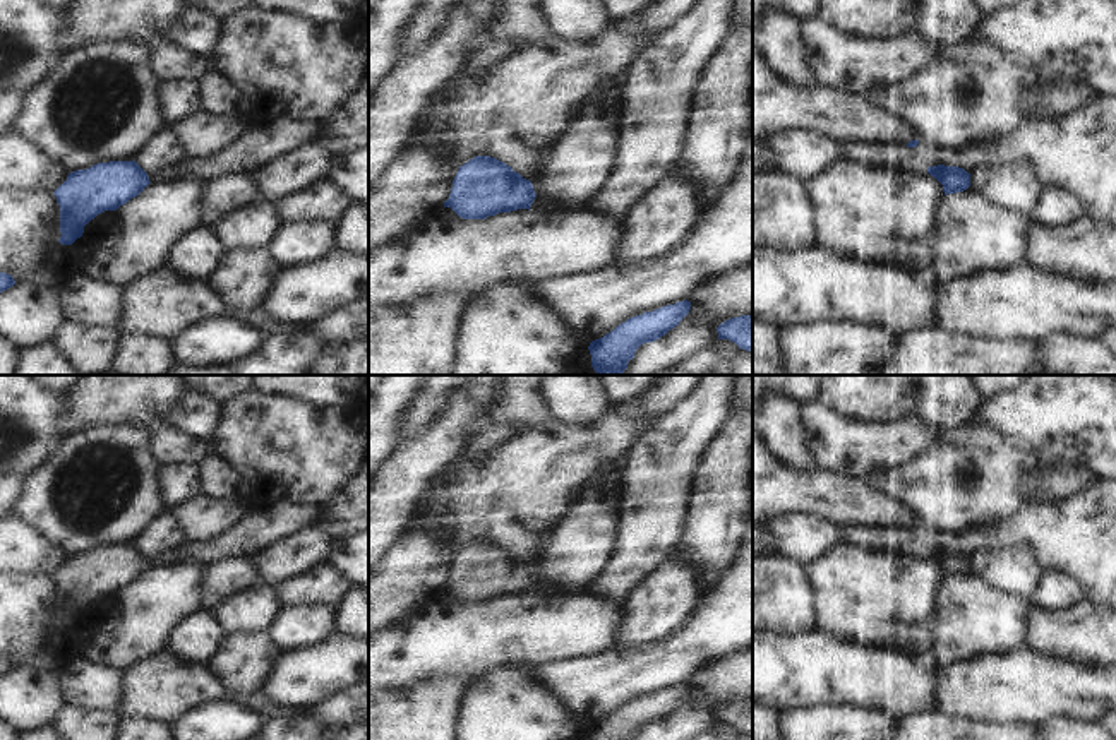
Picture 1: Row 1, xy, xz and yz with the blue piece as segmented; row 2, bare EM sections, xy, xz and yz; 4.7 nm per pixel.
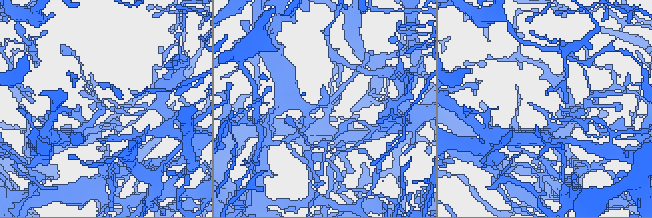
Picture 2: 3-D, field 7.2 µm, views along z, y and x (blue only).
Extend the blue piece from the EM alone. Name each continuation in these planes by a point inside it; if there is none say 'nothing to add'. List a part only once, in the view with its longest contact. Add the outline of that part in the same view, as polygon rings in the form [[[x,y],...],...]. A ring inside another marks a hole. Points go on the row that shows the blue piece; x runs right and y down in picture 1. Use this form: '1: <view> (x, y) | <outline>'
1: xz (539, 206) | [[[535,199],[530,212],[531,214],[550,214],[550,212],[566,212],[569,207],[566,204],[559,204],[555,200]]]

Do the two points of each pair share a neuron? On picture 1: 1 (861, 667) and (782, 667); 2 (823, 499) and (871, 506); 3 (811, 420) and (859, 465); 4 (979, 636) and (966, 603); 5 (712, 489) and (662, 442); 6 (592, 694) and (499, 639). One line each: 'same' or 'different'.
1: same
2: same
3: same
4: same
5: different
6: different

